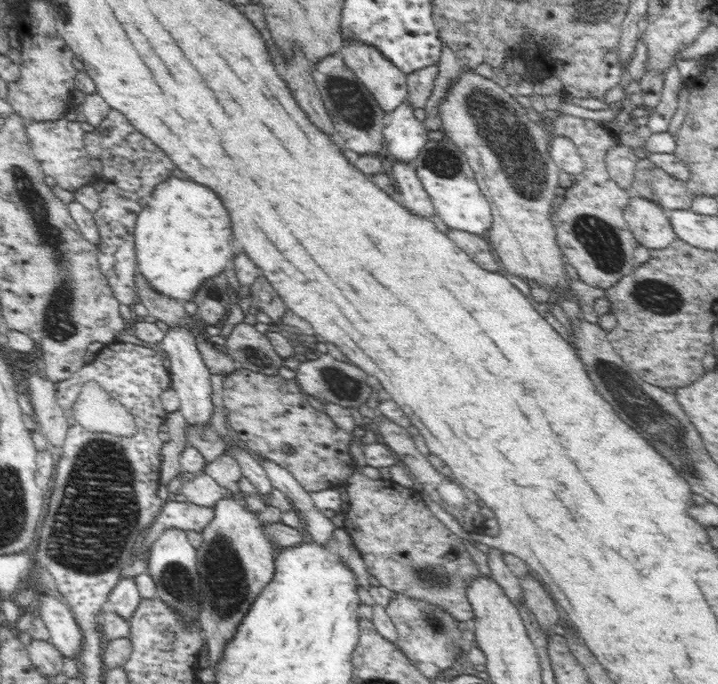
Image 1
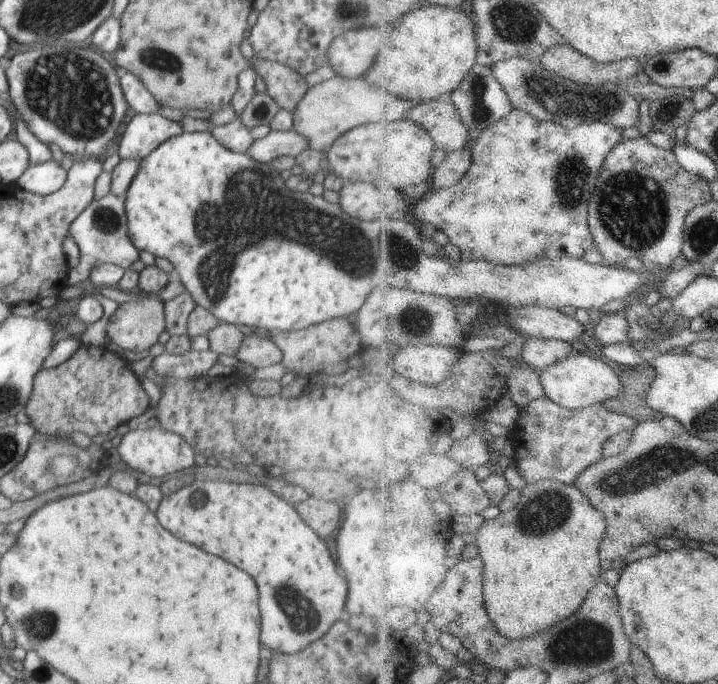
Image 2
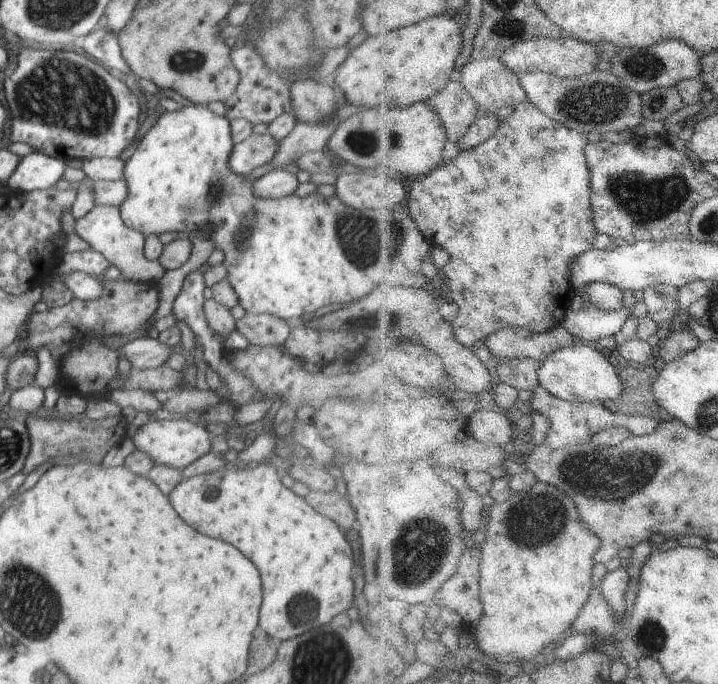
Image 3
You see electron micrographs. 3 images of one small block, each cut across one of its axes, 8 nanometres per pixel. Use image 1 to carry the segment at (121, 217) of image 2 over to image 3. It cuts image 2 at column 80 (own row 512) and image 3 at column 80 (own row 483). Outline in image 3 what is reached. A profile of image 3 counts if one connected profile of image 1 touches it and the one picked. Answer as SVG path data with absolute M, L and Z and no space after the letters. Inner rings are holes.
M95 205L85 216L76 219L74 230L80 239L86 241L91 249L102 254L107 262L120 269L126 279L135 282L156 280L160 281L165 274L165 269L159 261L146 259L145 238L137 229L129 228L122 221L121 211L118 207Z

